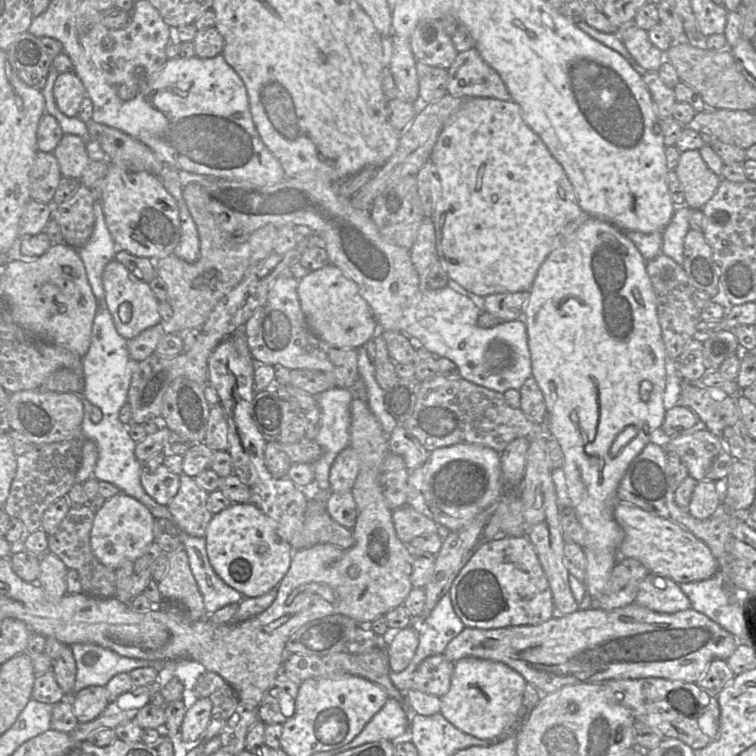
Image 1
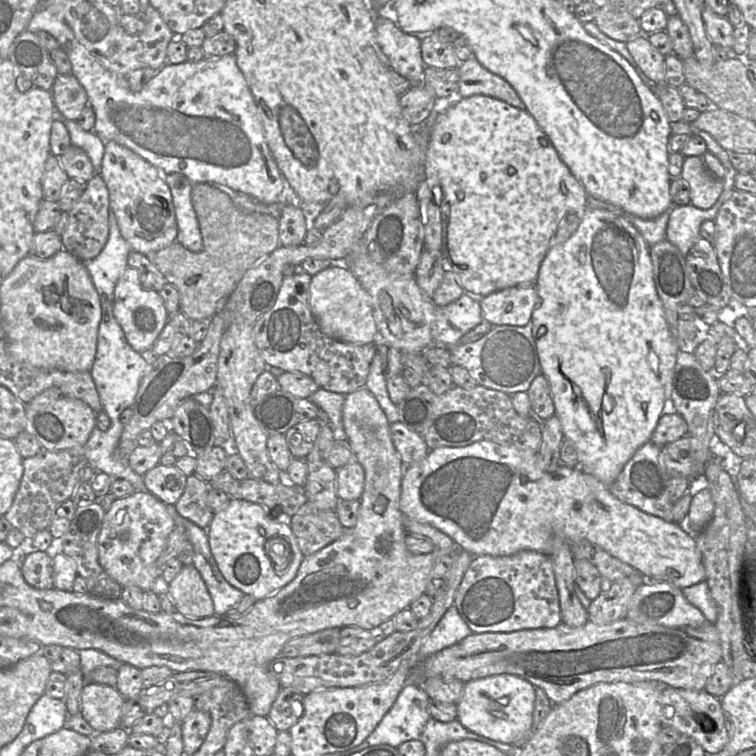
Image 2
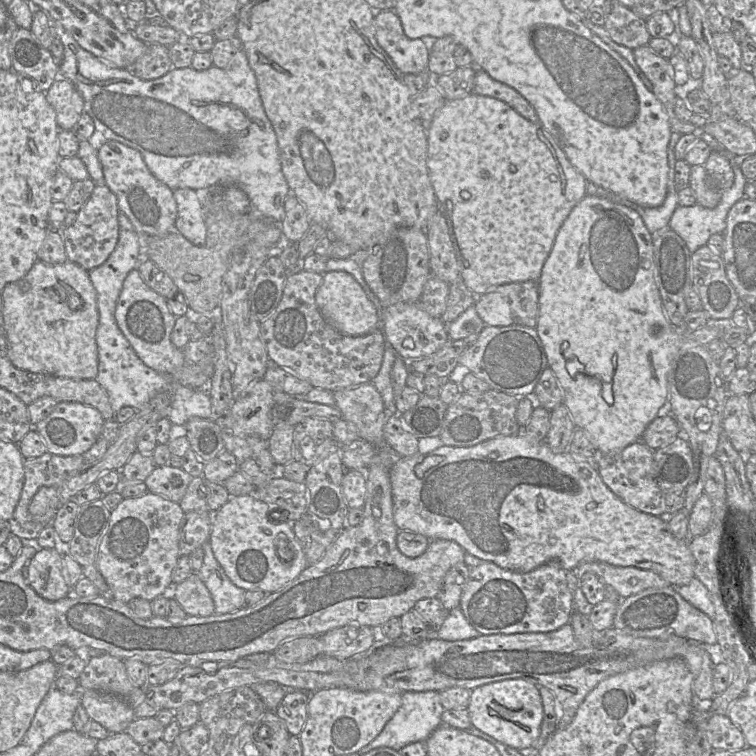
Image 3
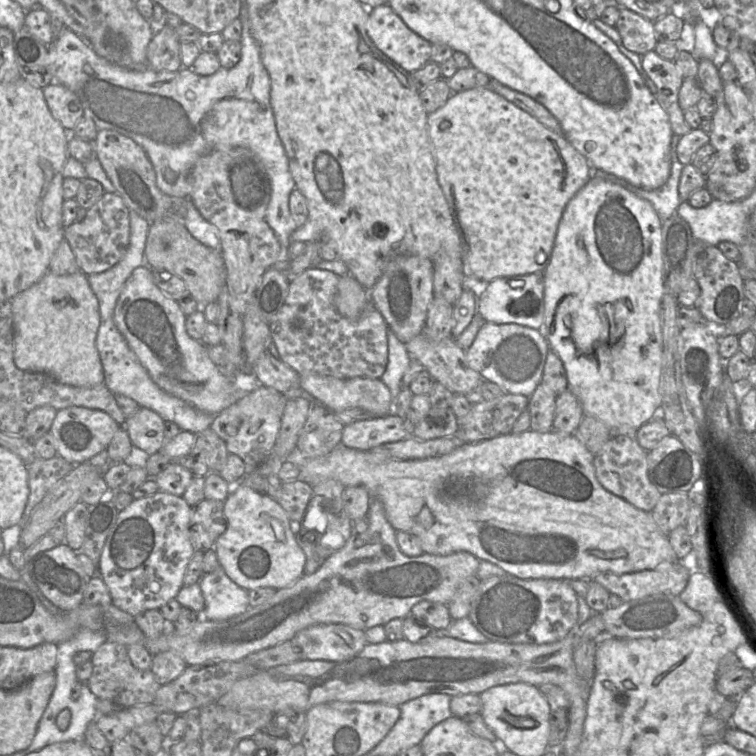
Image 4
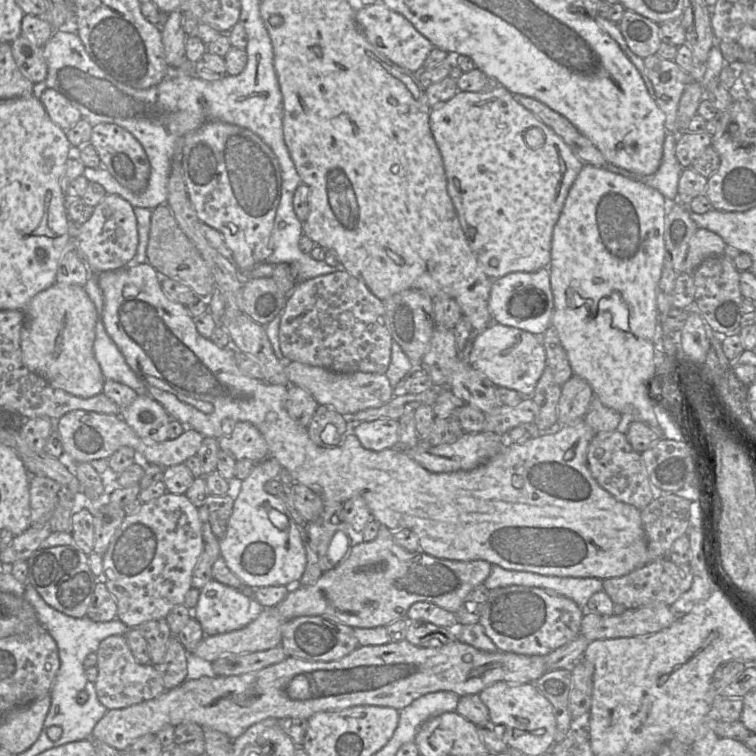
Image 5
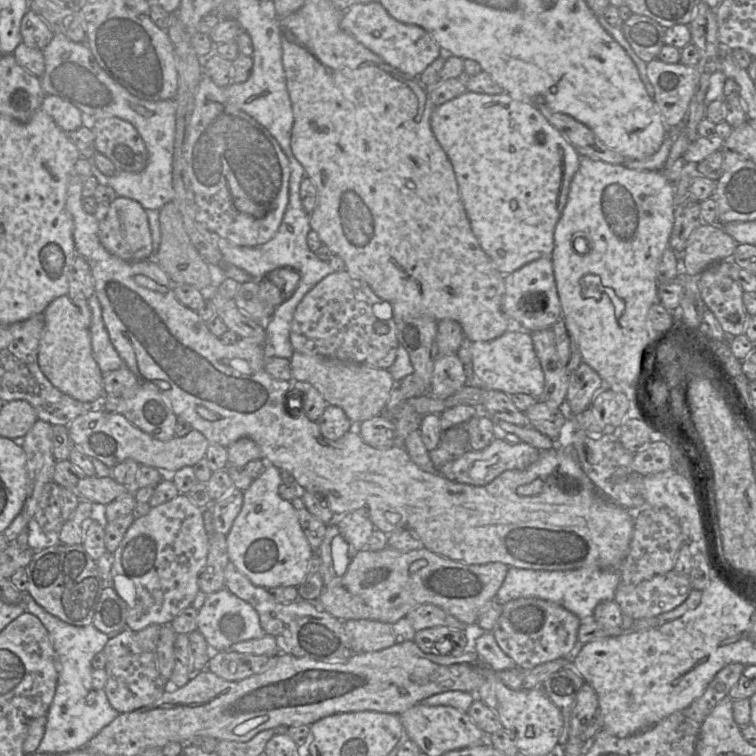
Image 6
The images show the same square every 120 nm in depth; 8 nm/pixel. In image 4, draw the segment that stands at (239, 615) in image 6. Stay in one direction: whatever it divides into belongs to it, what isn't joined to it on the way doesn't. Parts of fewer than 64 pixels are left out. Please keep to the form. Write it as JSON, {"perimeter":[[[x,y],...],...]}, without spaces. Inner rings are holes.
{"perimeter":[[[222,567],[211,573],[205,573],[199,585],[205,599],[202,613],[205,619],[227,620],[249,608],[249,591],[232,581]]]}

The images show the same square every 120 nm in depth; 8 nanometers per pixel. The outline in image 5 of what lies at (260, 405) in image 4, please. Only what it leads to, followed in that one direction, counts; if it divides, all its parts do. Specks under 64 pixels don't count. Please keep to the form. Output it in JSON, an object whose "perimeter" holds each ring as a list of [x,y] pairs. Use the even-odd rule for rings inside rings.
{"perimeter":[[[236,422],[231,433],[224,434],[217,441],[220,449],[236,460],[249,459],[259,463],[270,457],[265,438],[250,422]]]}

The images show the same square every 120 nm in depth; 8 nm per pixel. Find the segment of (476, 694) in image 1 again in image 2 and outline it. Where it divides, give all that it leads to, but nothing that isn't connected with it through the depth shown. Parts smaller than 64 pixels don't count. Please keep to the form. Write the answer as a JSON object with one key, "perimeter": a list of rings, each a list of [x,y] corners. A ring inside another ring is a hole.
{"perimeter":[[[498,674],[475,679],[464,683],[464,690],[457,702],[457,719],[468,730],[490,740],[521,745],[533,730],[533,711],[535,703],[535,686],[517,675]]]}

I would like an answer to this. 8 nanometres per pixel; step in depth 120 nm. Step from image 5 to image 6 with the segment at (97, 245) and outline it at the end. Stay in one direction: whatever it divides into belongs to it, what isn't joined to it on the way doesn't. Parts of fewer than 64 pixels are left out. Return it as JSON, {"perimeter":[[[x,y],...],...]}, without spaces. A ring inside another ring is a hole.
{"perimeter":[[[124,197],[113,200],[106,217],[99,221],[98,237],[109,253],[124,261],[153,259],[152,236],[146,210],[135,200]]]}

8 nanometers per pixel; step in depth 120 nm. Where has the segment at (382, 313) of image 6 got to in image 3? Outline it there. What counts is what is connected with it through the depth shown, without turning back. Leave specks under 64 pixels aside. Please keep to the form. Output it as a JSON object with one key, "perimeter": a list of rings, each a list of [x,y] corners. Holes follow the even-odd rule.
{"perimeter":[[[304,269],[287,276],[278,306],[260,323],[260,336],[270,363],[291,370],[313,387],[331,392],[369,383],[382,364],[386,341],[384,333],[378,327],[365,335],[349,336],[328,324],[315,300],[322,280],[323,274]]]}

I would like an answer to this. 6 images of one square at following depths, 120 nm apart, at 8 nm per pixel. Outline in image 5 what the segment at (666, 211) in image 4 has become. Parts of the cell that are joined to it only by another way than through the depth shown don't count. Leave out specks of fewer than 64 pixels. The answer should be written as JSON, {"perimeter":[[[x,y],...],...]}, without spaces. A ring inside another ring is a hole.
{"perimeter":[[[666,134],[663,144],[663,156],[658,170],[651,175],[641,175],[634,173],[611,163],[605,163],[604,166],[596,166],[607,169],[611,172],[628,177],[635,181],[640,181],[652,188],[658,190],[668,203],[677,201],[678,183],[683,168],[676,157],[676,144],[678,134]]]}

